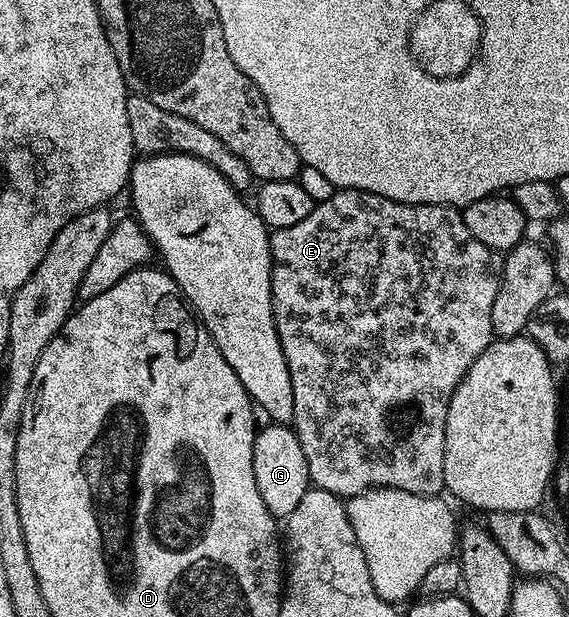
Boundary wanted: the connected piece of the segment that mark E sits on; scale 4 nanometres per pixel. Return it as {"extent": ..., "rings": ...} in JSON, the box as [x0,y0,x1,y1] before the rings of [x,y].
{"extent":[269,189,502,500],"rings":[[[338,189],[333,192],[330,198],[325,198],[316,203],[307,216],[307,220],[302,220],[300,224],[295,224],[291,228],[272,231],[269,243],[273,253],[273,315],[279,332],[279,340],[283,348],[283,356],[287,360],[287,368],[291,372],[291,388],[295,388],[295,416],[291,423],[296,430],[299,440],[303,444],[303,456],[307,456],[307,468],[309,469],[309,481],[318,490],[326,490],[336,494],[342,500],[348,500],[355,497],[356,494],[362,494],[368,490],[376,490],[379,486],[390,486],[403,492],[415,492],[416,494],[440,495],[445,490],[445,481],[443,480],[443,460],[445,459],[445,429],[447,428],[447,412],[451,404],[451,398],[457,385],[463,380],[463,376],[471,368],[471,364],[476,358],[488,348],[489,343],[494,341],[495,335],[493,325],[491,324],[491,308],[495,305],[495,296],[499,296],[501,291],[501,268],[502,259],[498,251],[487,248],[471,232],[465,223],[465,215],[456,206],[436,206],[435,204],[403,204],[391,200],[387,196],[379,196],[375,192],[366,190],[343,190]]]}

